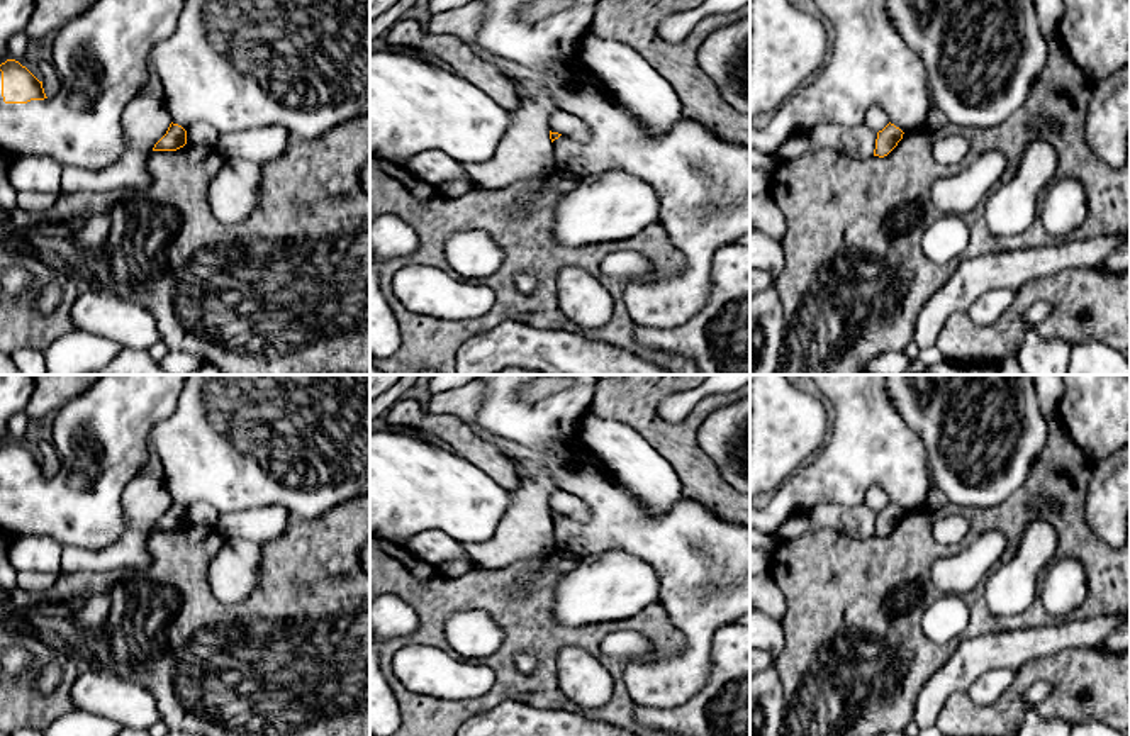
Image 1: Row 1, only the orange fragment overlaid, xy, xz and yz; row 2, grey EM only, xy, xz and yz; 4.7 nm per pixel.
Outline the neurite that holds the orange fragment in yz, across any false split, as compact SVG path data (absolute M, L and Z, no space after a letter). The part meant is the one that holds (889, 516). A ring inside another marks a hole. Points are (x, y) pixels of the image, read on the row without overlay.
M887 504L882 510L877 512L874 536L887 536L898 522L903 519L903 510L894 504Z

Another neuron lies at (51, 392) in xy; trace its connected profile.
M34 375L34 390L24 409L31 421L53 417L68 400L76 399L102 375Z

